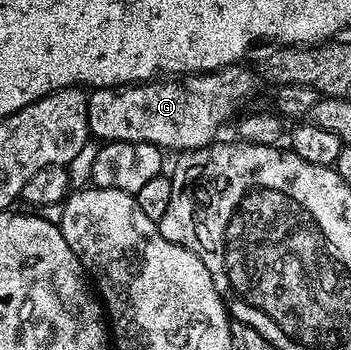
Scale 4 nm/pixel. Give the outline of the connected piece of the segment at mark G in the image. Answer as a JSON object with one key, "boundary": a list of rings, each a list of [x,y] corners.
{"boundary":[[[236,63],[216,69],[214,73],[193,73],[178,79],[152,79],[134,85],[91,89],[87,98],[90,136],[103,143],[149,143],[164,151],[203,149],[220,136],[219,128],[244,108],[242,105],[246,103],[247,96],[258,95],[260,74],[245,66]]]}

